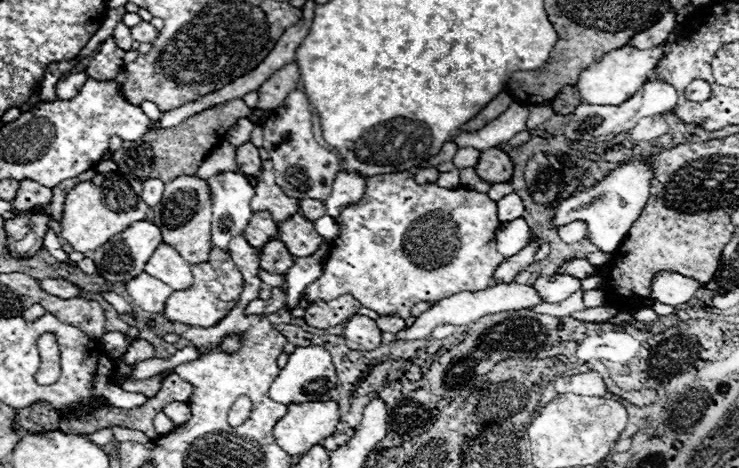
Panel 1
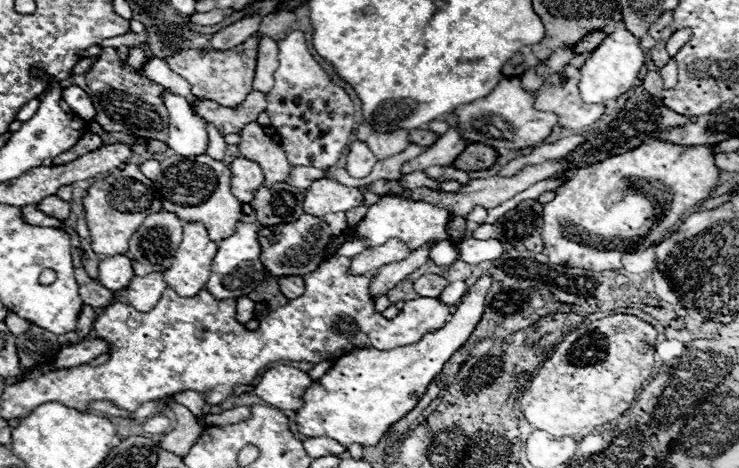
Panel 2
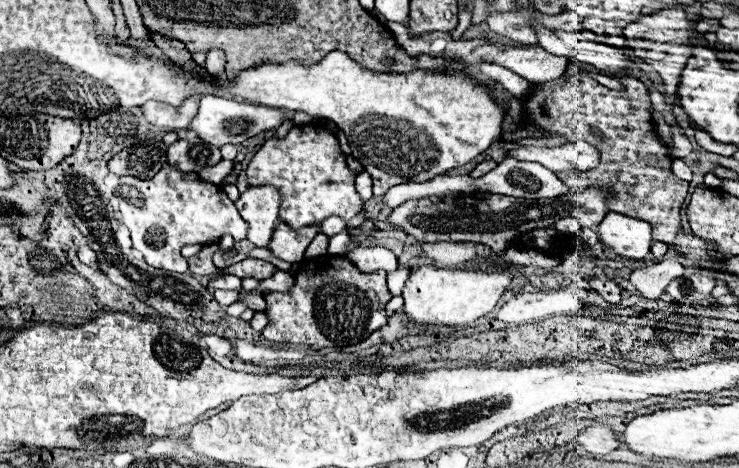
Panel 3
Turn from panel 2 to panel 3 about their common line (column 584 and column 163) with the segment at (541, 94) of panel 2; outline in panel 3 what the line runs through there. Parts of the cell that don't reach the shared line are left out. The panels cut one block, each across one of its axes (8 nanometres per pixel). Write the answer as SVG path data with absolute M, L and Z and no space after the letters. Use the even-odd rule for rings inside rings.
M190 98L178 108L164 104L164 102L148 102L142 106L142 110L150 124L164 128L164 130L180 130L180 128L190 126L190 120L198 112L198 102L196 98Z

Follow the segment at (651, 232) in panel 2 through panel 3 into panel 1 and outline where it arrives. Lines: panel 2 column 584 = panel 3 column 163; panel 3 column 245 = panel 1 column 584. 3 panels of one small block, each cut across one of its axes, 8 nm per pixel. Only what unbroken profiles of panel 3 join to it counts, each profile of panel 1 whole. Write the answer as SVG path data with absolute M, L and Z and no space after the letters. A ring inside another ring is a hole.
M576 220L576 222L570 222L570 224L562 226L562 228L558 230L558 236L560 236L566 244L574 244L574 242L580 242L580 240L586 238L586 230L588 230L586 222Z

